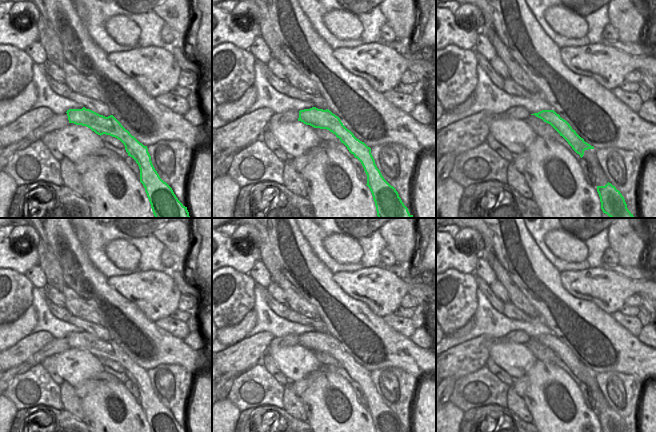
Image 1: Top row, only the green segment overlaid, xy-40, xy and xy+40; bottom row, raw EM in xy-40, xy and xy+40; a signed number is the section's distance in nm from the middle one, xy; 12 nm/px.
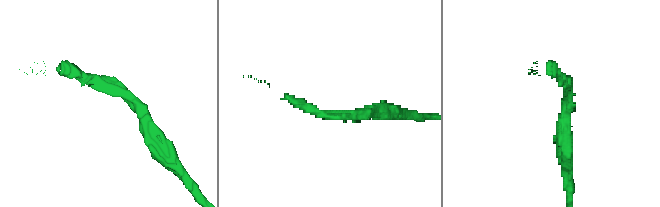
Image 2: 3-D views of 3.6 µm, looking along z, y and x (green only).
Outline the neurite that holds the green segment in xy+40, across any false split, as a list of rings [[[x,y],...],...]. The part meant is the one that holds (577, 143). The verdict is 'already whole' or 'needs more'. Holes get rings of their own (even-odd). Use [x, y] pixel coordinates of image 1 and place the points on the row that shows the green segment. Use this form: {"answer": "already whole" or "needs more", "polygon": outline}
{"answer": "already whole", "polygon": [[[542,110],[531,115],[535,115],[544,122],[550,124],[581,158],[583,157],[585,150],[594,149],[593,146],[585,142],[584,139],[572,129],[570,124],[561,118],[554,110]]]}

